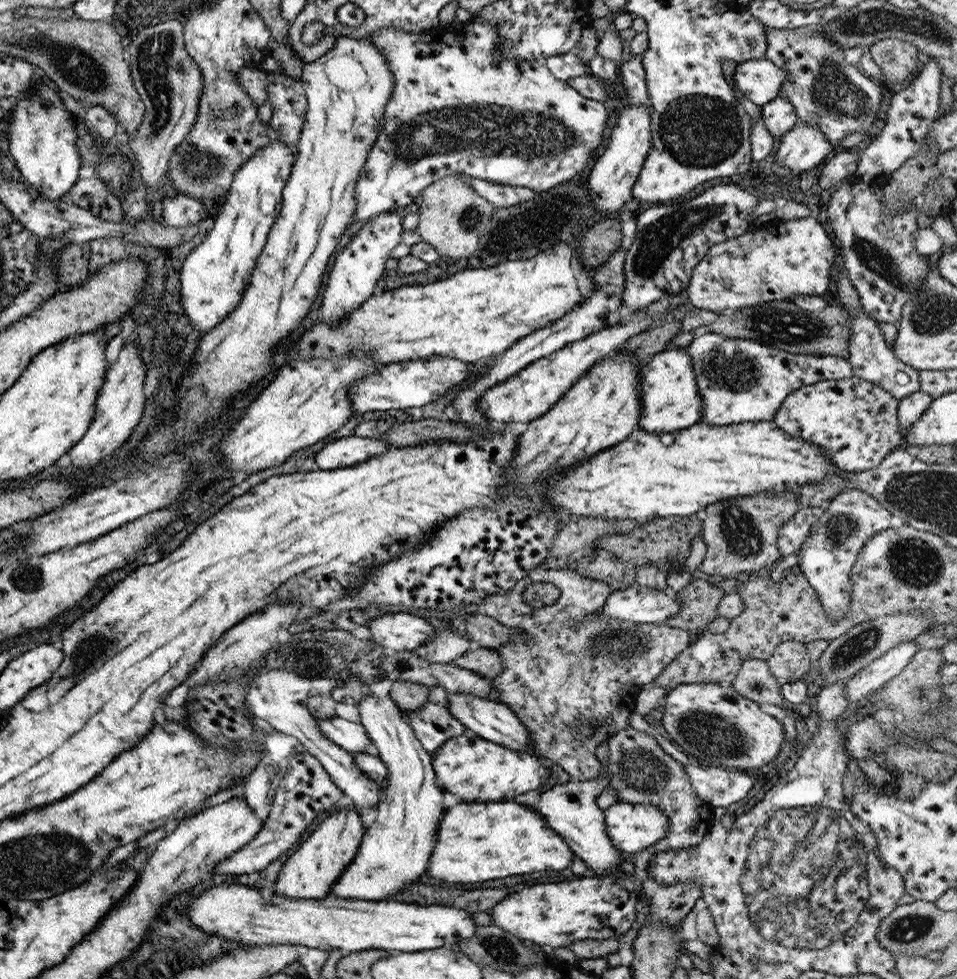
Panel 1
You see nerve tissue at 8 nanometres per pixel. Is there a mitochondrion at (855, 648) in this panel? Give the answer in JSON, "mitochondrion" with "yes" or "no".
{"mitochondrion":"yes"}

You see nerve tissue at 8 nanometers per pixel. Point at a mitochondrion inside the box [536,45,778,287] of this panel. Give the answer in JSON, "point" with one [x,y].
{"point":[696,130]}

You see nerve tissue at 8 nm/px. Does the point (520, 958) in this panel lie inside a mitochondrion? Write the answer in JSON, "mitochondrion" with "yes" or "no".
{"mitochondrion":"yes"}

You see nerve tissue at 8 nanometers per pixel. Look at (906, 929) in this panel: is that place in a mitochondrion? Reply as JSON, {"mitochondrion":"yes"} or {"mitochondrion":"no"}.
{"mitochondrion":"yes"}

